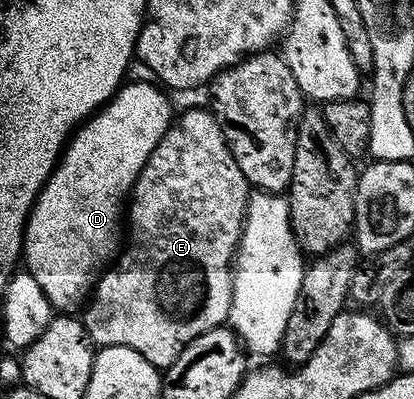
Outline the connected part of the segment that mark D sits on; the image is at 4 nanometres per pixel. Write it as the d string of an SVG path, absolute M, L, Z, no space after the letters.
M137 79L129 83L123 84L97 113L90 114L75 128L49 179L43 183L42 190L30 209L30 218L26 221L25 272L33 275L36 283L44 287L44 295L48 295L51 306L58 311L81 310L93 294L99 277L117 258L124 237L124 210L128 198L134 192L134 184L148 155L152 155L172 124L170 101L157 84Z

